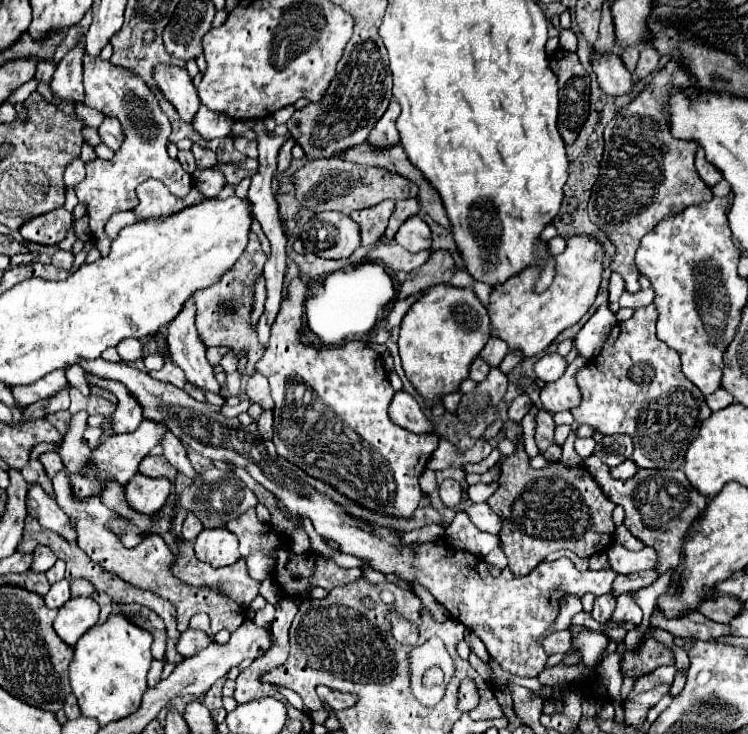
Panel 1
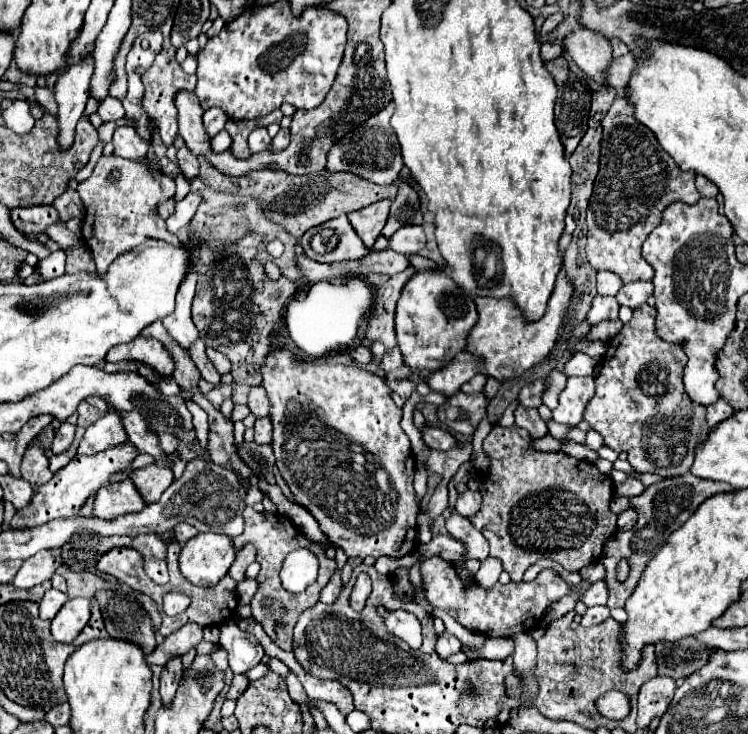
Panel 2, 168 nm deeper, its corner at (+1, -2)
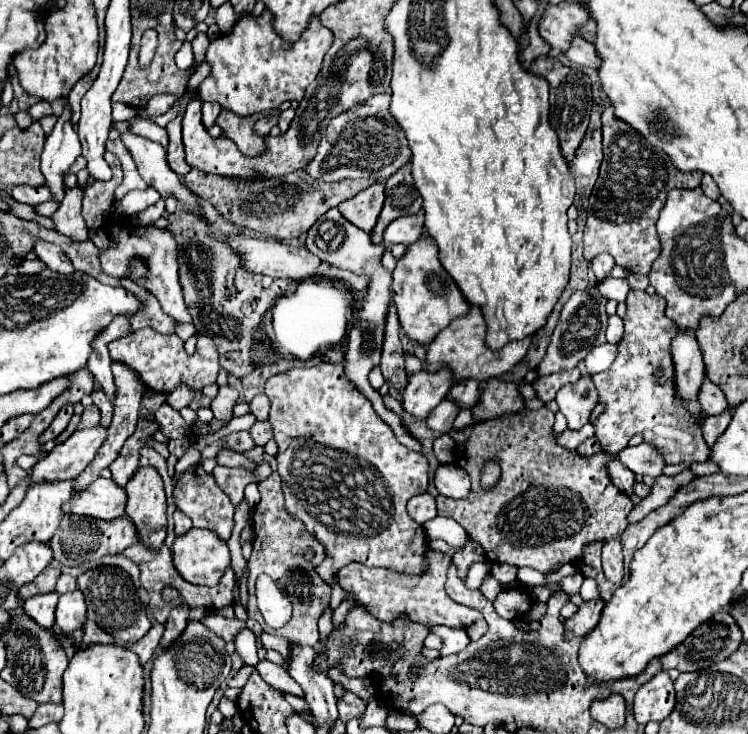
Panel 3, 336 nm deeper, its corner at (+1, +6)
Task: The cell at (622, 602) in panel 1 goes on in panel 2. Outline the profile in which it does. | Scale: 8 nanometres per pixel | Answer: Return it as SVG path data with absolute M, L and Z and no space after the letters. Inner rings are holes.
M682 474L676 478L664 478L662 482L656 482L640 496L630 496L630 506L638 512L638 522L630 532L616 532L610 542L606 544L606 554L602 554L600 562L606 566L606 582L610 582L610 598L608 598L608 608L624 608L626 600L632 596L632 592L638 586L638 580L642 572L646 570L646 564L658 554L658 550L666 544L668 536L678 530L694 512L696 508L710 496L718 492L728 492L730 486L722 486L722 482L702 482L702 478L694 478L694 474ZM628 560L630 564L630 574L624 582L618 580L618 562Z

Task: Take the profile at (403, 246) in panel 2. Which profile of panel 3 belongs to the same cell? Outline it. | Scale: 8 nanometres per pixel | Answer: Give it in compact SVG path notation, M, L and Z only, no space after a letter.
M412 214L412 216L400 216L392 220L384 232L384 244L394 246L394 244L412 244L420 238L424 226L424 216L422 214Z

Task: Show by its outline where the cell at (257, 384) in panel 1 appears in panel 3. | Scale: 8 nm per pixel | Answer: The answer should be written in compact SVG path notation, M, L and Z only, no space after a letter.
M264 394L254 396L254 400L250 402L250 412L258 418L258 420L268 420L268 410L270 410L270 400Z

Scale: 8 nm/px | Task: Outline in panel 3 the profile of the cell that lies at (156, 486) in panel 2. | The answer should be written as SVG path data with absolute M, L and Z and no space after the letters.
M144 466L144 468L136 470L136 474L128 480L124 490L126 490L126 498L128 498L126 500L126 516L136 526L138 540L150 550L162 548L164 538L166 538L166 494L164 494L162 478L158 476L158 472L154 468Z

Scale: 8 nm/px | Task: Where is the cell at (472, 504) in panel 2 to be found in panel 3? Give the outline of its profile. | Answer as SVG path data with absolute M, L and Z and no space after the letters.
M444 464L444 466L436 468L434 486L442 496L466 498L466 494L470 492L470 478L460 466Z

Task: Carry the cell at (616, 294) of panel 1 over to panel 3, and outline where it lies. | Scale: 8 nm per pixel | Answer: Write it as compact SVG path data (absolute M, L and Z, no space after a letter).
M602 252L602 254L598 254L590 264L592 264L594 274L596 274L598 278L604 278L604 276L610 274L610 270L612 270L612 266L614 266L614 258L612 258L610 254Z

